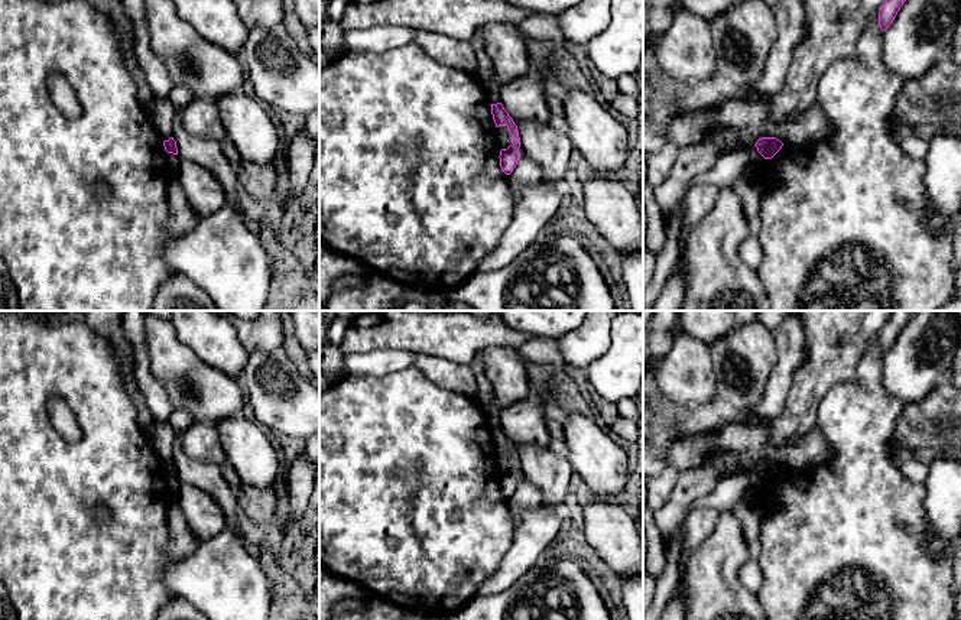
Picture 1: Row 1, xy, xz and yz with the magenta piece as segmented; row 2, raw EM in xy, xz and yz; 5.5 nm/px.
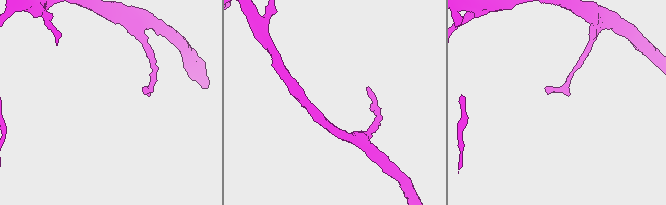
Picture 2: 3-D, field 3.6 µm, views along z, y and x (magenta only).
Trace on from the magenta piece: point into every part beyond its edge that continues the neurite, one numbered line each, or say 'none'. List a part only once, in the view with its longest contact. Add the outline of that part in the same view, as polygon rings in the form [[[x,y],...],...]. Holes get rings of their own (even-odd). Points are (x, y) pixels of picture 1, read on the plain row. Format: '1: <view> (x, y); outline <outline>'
none

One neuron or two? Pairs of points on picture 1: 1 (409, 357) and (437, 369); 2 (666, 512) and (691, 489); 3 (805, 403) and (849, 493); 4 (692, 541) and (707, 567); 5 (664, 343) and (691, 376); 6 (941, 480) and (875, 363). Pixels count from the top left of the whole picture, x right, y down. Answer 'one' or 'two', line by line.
1: two
2: one
3: two
4: two
5: two
6: two

